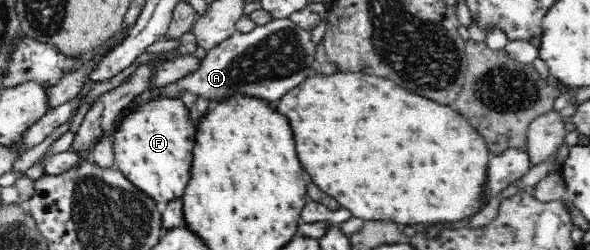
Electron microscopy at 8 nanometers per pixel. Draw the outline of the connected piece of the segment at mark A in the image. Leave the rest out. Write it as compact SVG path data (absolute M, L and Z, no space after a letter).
M272 19L266 25L256 26L249 32L236 32L230 39L222 41L218 47L207 51L206 56L199 61L199 66L174 83L165 84L164 87L155 89L152 101L160 99L182 99L186 93L198 99L206 99L211 105L222 103L224 99L232 98L234 95L244 95L246 98L257 99L267 103L268 107L274 109L278 100L288 93L293 87L302 83L310 76L312 66L316 59L316 42L312 40L312 34L306 29L298 27L290 19Z

